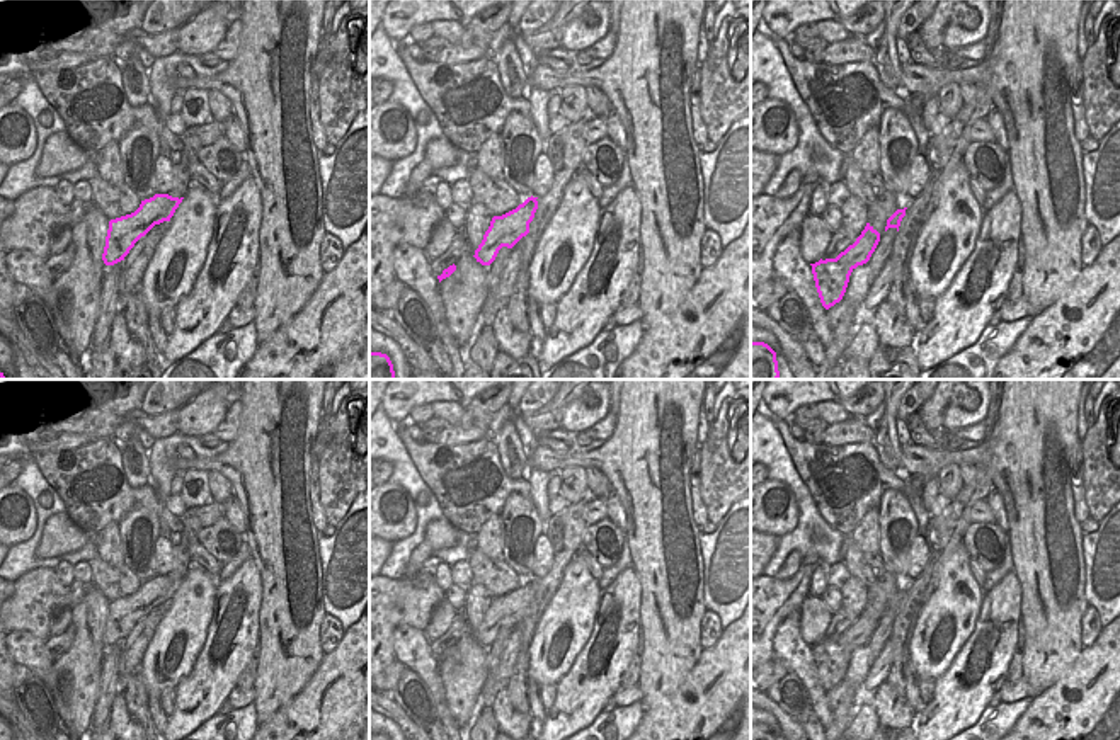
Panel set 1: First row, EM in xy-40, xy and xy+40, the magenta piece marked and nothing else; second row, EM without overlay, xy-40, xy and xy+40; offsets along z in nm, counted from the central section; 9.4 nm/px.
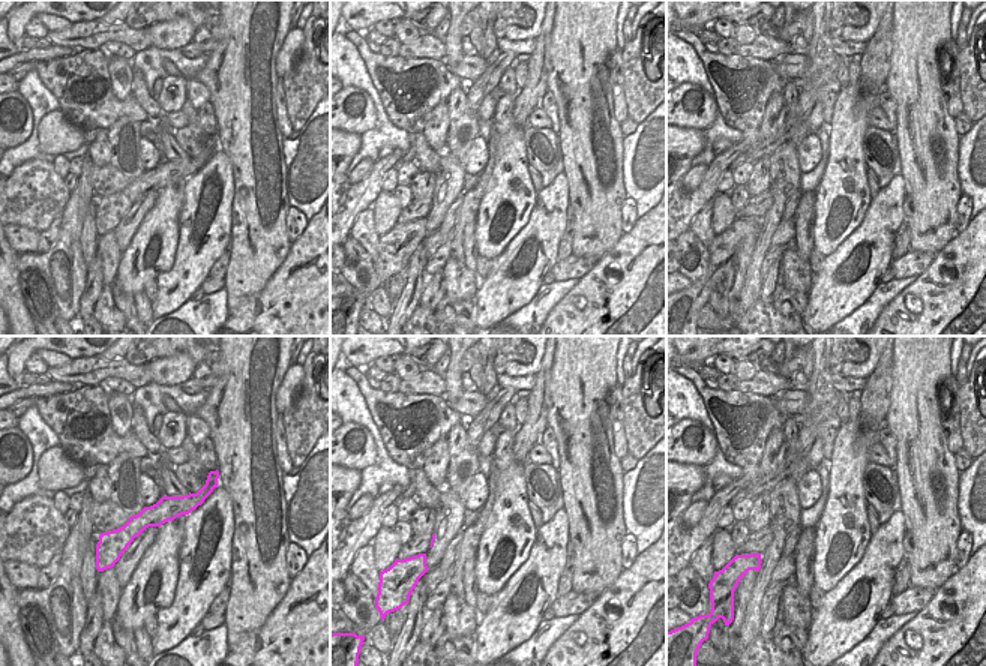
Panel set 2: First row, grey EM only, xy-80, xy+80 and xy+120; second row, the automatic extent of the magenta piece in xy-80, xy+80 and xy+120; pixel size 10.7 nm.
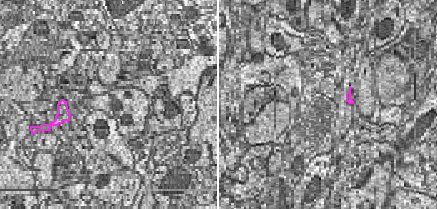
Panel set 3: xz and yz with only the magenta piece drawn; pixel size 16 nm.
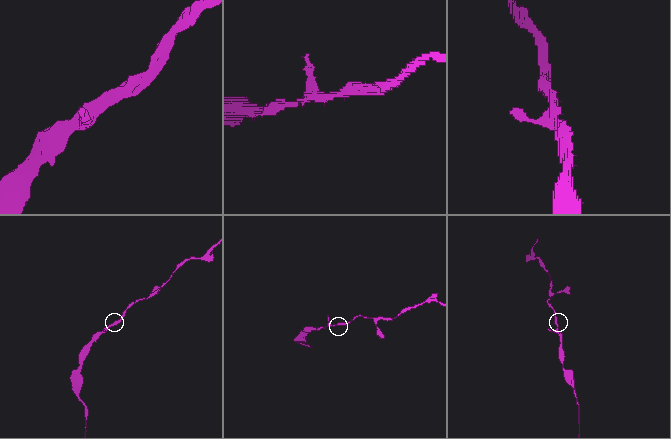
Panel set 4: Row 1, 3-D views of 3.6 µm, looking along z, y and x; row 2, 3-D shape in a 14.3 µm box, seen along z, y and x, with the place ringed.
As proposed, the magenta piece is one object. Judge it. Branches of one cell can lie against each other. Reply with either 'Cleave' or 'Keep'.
Keep

